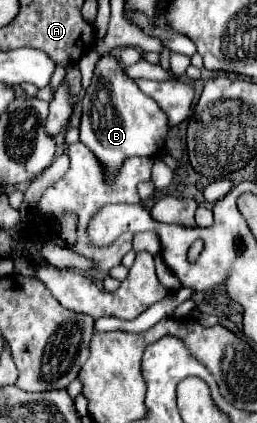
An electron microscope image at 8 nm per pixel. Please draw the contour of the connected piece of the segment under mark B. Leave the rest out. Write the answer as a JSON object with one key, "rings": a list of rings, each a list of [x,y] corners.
{"rings":[[[101,56],[95,66],[91,86],[81,100],[81,142],[103,162],[107,174],[113,176],[121,162],[129,156],[157,154],[169,132],[169,120],[153,98],[143,94],[131,80],[115,56]]]}

